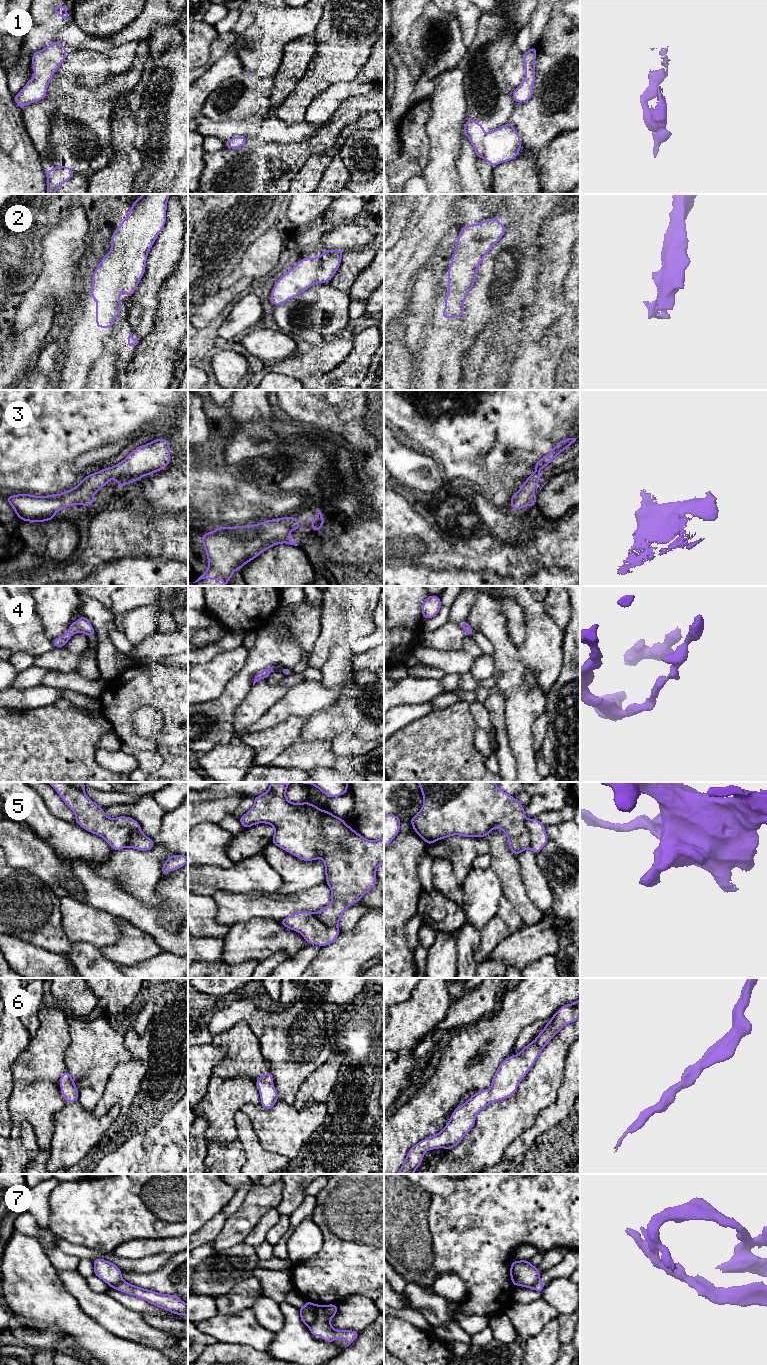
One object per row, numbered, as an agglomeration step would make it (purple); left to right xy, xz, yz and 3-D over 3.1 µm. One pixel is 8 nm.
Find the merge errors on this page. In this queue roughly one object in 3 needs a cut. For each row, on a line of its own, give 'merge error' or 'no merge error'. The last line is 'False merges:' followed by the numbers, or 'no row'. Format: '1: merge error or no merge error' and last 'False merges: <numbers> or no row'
1: no merge error
2: no merge error
3: no merge error
4: no merge error
5: no merge error
6: no merge error
7: merge error
False merges: 7

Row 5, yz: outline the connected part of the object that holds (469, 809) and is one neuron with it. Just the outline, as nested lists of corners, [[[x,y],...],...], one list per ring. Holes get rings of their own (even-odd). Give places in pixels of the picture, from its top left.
[[[417,782],[424,802],[421,810],[412,818],[410,822],[414,832],[422,838],[427,845],[445,839],[450,836],[459,835],[462,837],[487,837],[496,827],[502,830],[508,838],[510,851],[514,855],[531,849],[534,853],[539,853],[548,842],[545,826],[535,817],[526,819],[524,806],[503,790],[495,782]]]

